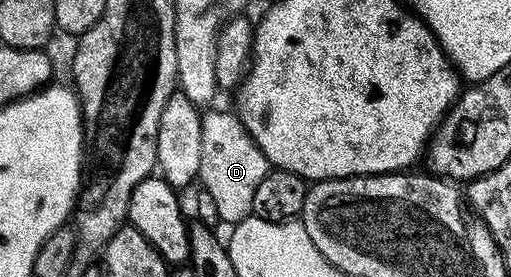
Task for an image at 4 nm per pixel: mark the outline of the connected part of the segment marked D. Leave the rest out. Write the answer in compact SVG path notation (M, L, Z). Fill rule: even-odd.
M206 110L201 117L201 167L198 180L217 203L220 222L236 225L252 214L254 192L269 171L269 162L245 131L236 112L213 110Z

